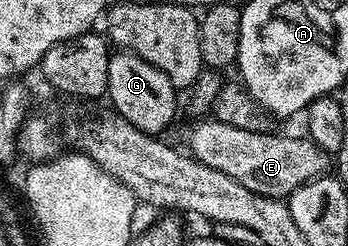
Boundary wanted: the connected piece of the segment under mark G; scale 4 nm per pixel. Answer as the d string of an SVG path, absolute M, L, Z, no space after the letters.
M117 50L109 57L107 66L107 100L110 100L112 111L118 112L131 126L150 134L161 134L161 131L177 116L178 89L151 62L139 58L134 52Z

